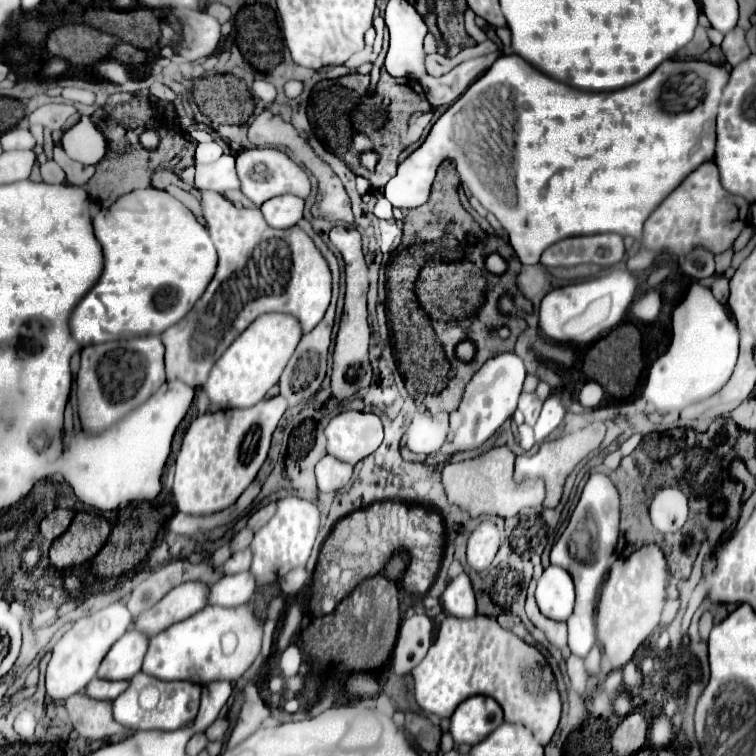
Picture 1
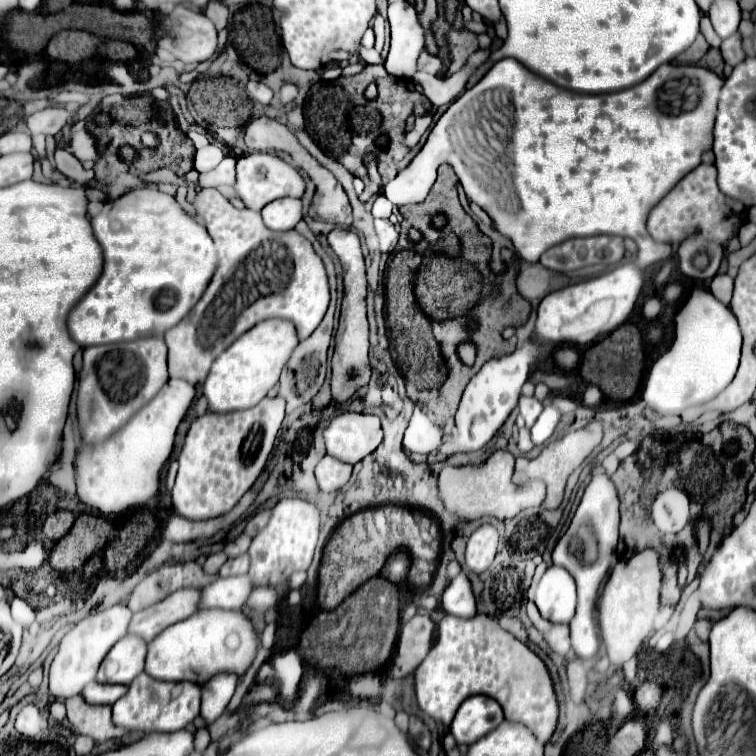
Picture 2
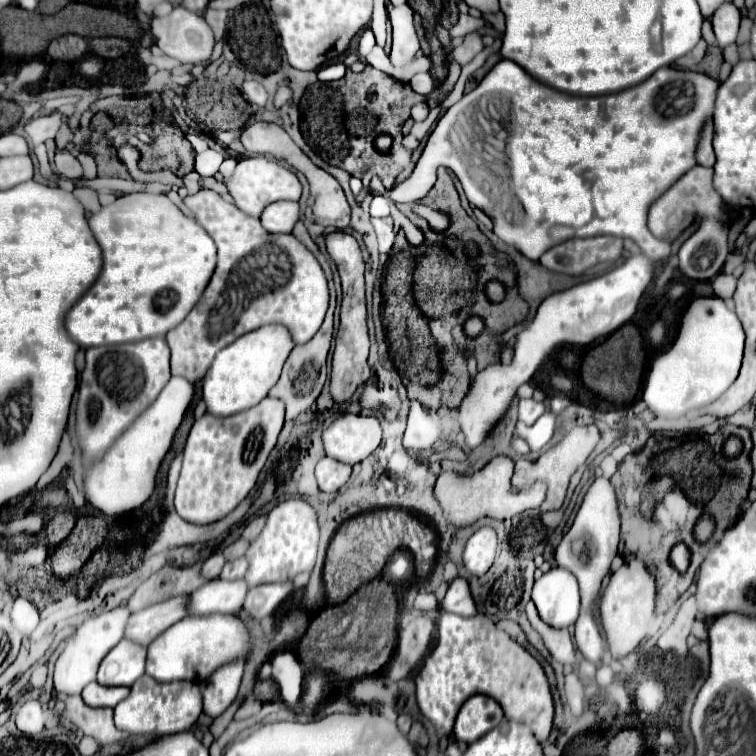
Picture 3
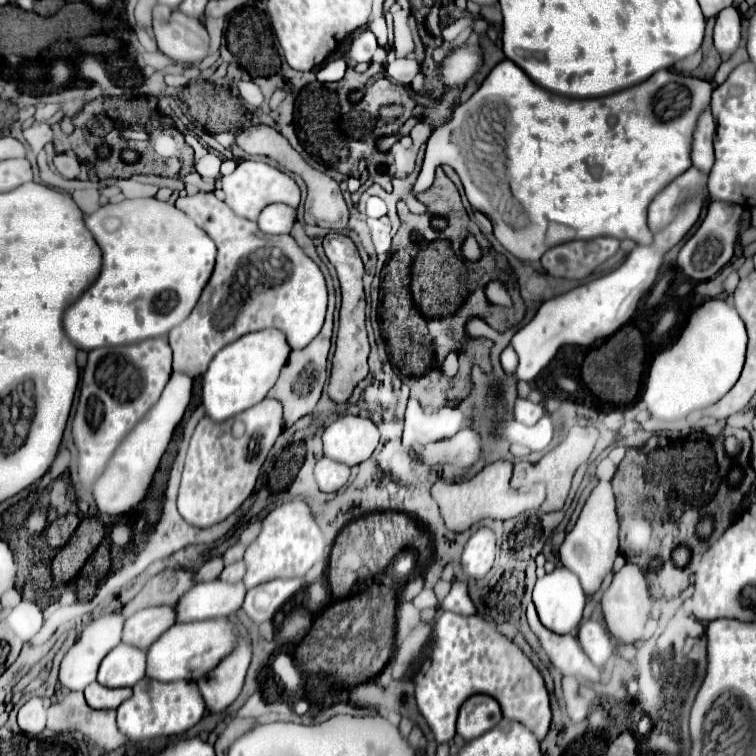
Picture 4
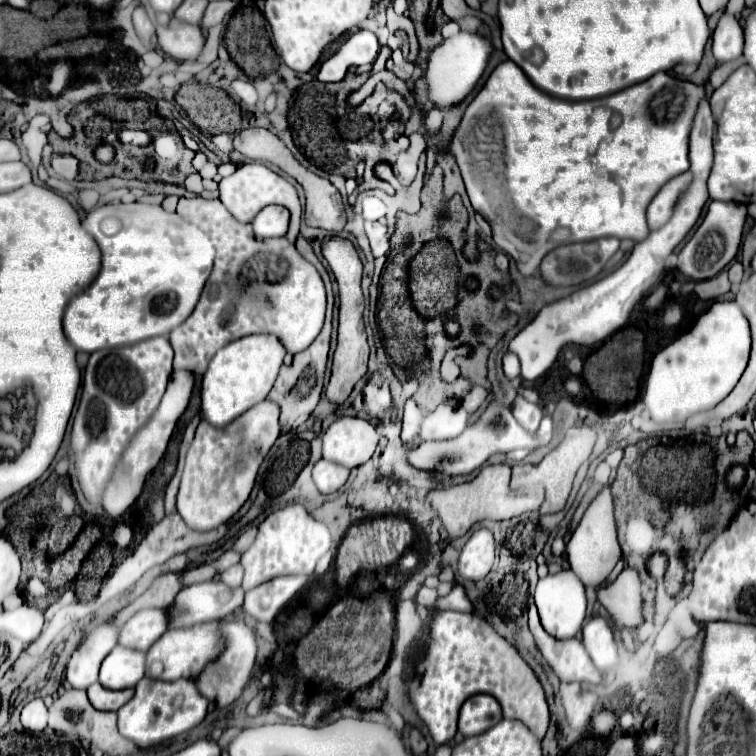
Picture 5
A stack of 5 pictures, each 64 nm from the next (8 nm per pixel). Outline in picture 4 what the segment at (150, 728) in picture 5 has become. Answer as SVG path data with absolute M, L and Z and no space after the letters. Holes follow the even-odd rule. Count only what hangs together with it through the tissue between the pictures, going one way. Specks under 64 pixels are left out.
M142 678L134 688L132 698L124 700L118 706L118 730L126 734L130 740L146 740L156 736L174 736L184 734L192 726L196 726L204 714L204 700L196 682L180 680L180 682L158 682L150 678Z

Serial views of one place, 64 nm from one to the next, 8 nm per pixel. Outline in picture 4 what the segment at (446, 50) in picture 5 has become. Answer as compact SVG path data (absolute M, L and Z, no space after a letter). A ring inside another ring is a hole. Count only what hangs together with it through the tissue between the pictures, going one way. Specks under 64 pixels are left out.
M462 44L460 48L456 48L450 54L448 64L440 62L440 74L442 74L446 90L452 88L452 86L466 84L474 76L480 60L482 60L482 50L480 48Z

